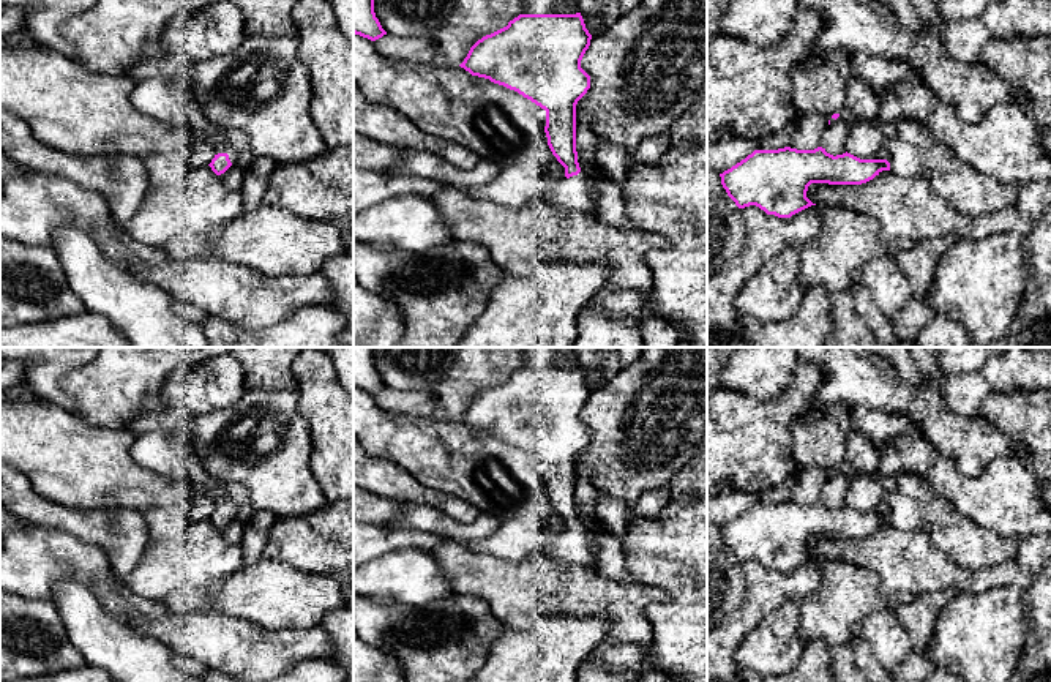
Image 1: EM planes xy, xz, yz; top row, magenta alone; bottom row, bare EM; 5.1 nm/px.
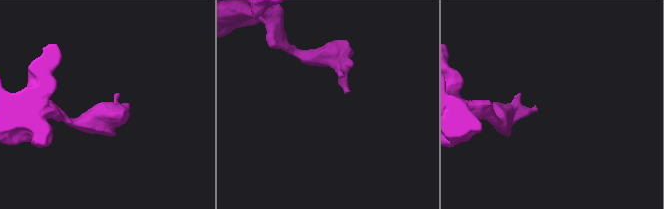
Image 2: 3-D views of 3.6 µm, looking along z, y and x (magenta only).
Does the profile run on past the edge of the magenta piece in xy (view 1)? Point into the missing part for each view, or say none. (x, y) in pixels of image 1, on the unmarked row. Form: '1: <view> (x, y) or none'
1: none

